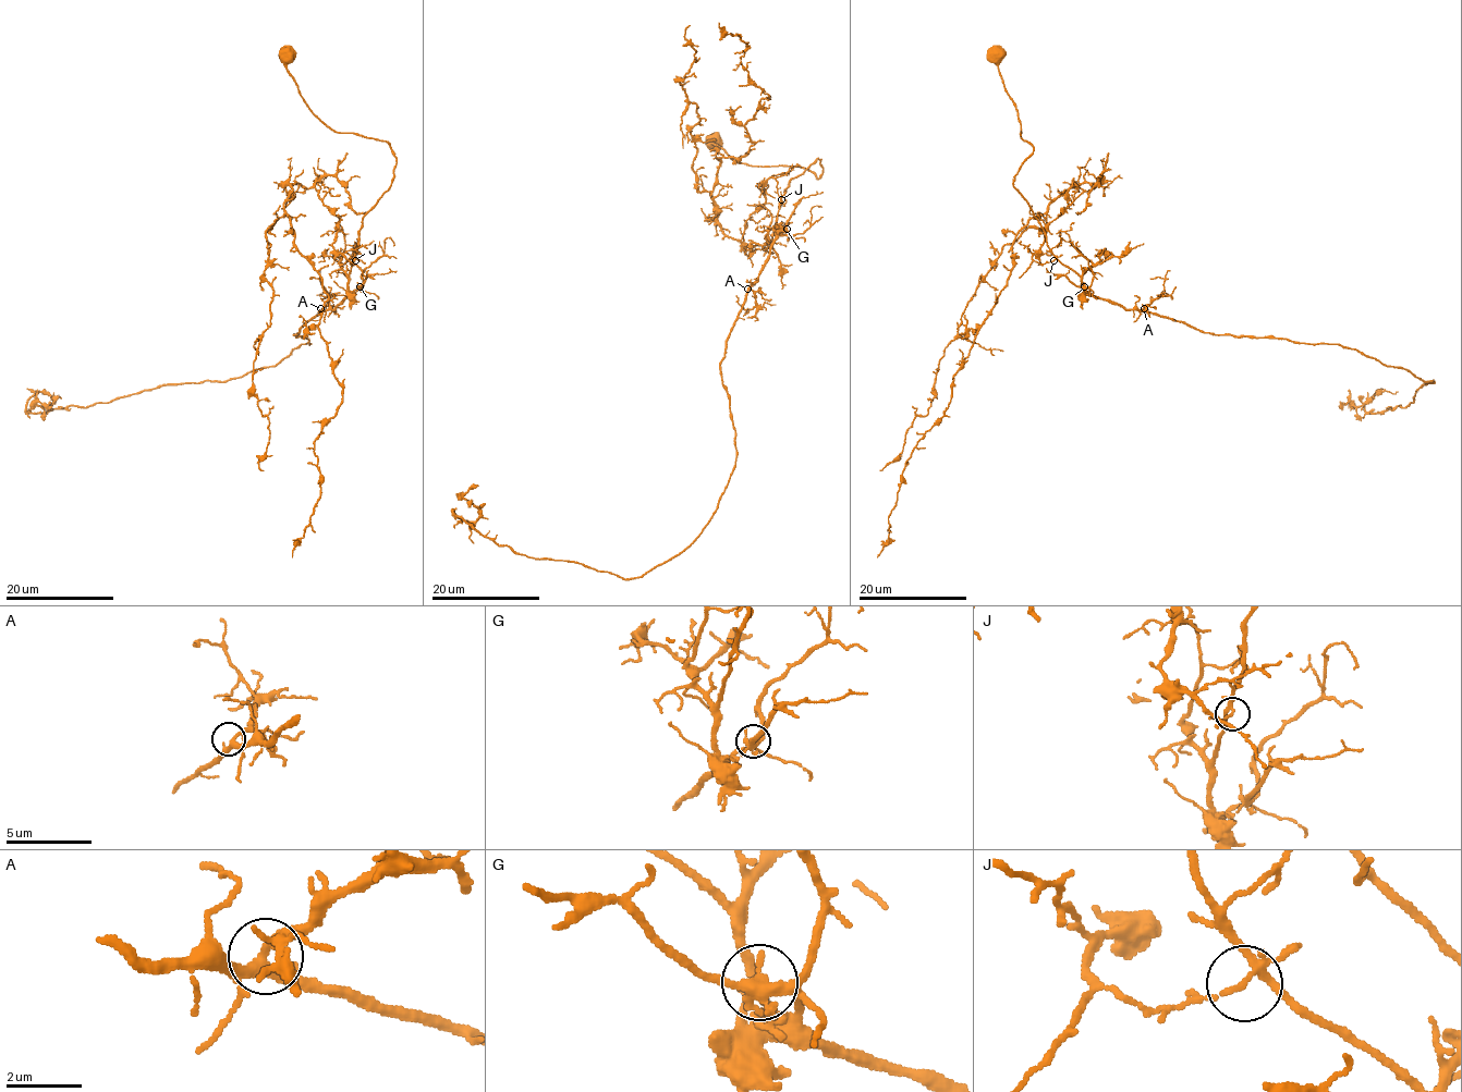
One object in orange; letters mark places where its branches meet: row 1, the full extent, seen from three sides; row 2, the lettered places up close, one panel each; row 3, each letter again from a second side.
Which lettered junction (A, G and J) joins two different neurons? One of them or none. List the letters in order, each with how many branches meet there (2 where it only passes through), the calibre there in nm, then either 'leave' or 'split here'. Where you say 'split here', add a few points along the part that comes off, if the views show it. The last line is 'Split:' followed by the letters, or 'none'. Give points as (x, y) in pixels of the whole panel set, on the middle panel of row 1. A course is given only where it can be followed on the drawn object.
A: 5 branches meet; 280 nm thick; leave
G: 5 branches meet; 320 nm thick; leave
J: 4 branches meet; 180 nm thick; split here; foreign part runs (781, 199), (769, 178), (742, 237), (723, 232), (715, 176), (748, 151), (769, 97), (719, 23)
Split: J

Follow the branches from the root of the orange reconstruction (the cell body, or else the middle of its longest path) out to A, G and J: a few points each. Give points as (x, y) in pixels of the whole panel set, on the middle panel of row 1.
A: (714, 142), (753, 166), (797, 166), (817, 178), (823, 167), (817, 159), (789, 182), (770, 254), (747, 289)
G: (714, 142), (736, 162), (797, 166), (817, 178), (823, 169), (820, 160), (786, 188), (775, 228), (787, 229)
J: (714, 142), (736, 162), (797, 166), (817, 178), (823, 169), (819, 159), (789, 182), (781, 199)

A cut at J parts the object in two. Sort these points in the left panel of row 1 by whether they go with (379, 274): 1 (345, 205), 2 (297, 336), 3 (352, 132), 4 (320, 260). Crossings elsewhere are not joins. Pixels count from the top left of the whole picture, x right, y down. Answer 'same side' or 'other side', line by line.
1: other side
2: same side
3: same side
4: same side

